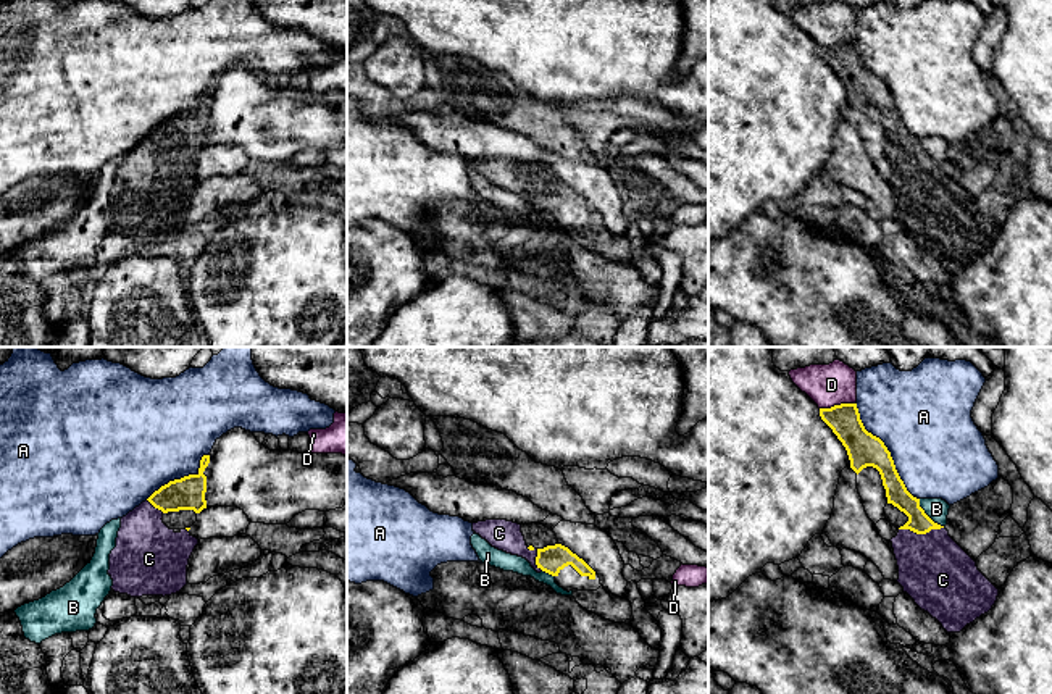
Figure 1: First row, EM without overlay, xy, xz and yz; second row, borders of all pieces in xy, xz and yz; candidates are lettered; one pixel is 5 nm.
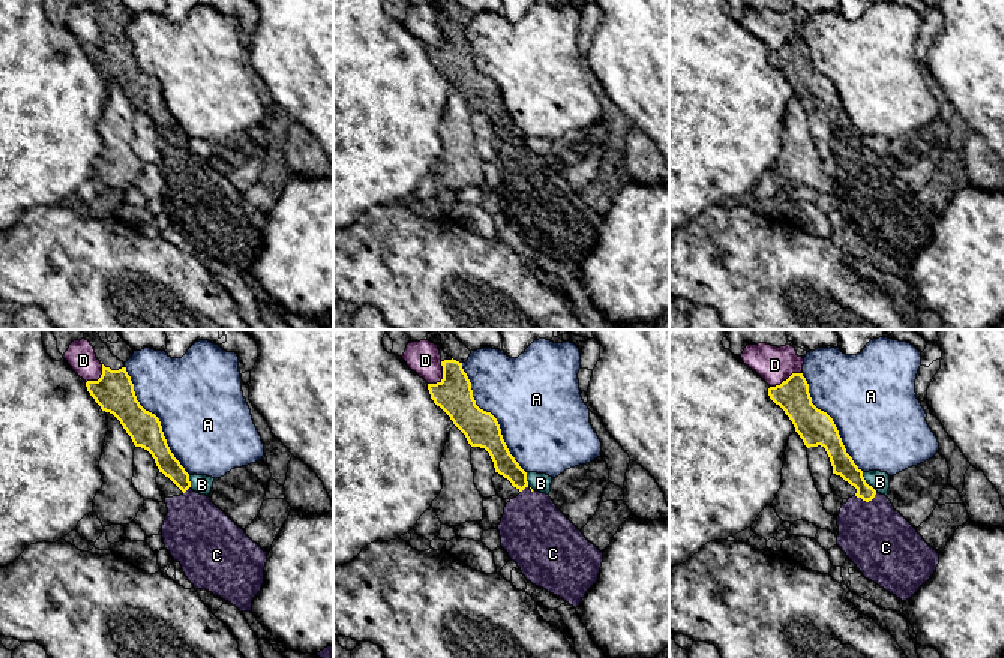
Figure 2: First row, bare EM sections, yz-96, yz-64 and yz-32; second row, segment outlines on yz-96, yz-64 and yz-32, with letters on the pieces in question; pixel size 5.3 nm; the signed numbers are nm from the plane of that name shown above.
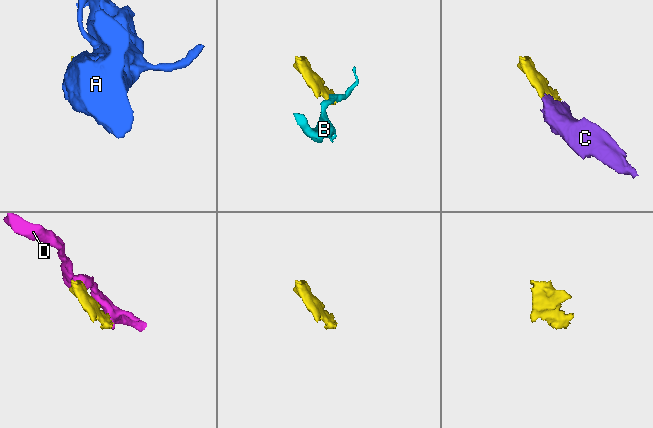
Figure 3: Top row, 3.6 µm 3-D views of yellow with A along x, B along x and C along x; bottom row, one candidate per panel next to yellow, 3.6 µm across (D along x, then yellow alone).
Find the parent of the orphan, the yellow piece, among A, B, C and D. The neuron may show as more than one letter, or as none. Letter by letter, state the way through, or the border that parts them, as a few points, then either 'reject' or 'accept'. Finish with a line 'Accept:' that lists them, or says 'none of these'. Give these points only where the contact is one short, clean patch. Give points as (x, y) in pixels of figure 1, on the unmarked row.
A: reject
B: border along yz (918, 137), (923, 149), (944, 165); reject
C: accept
D: reject
Accept: C

